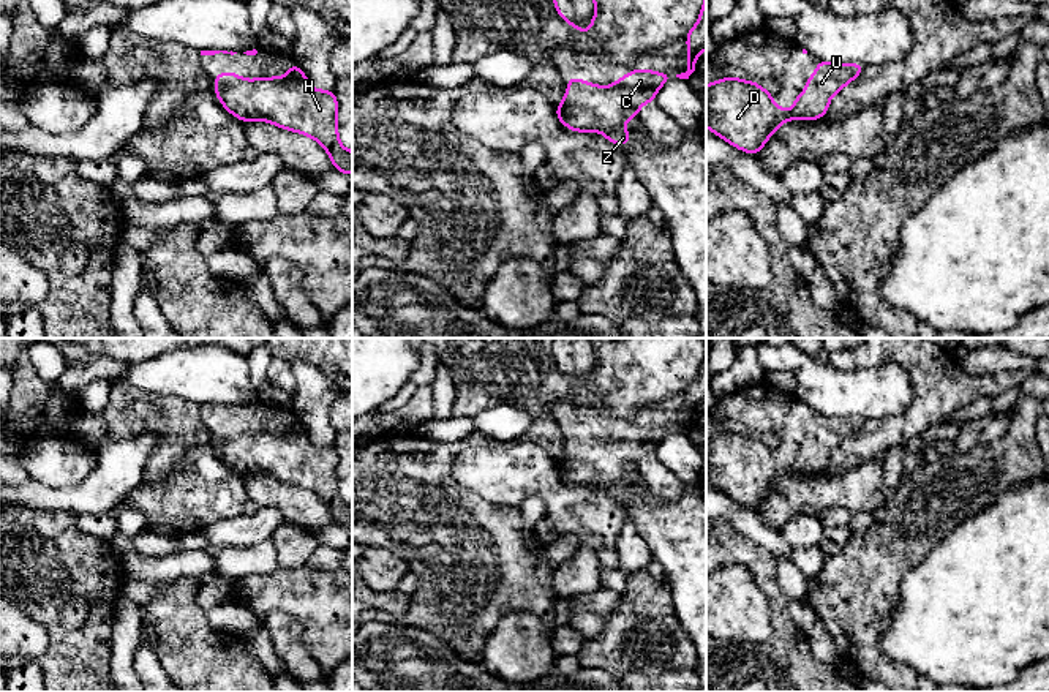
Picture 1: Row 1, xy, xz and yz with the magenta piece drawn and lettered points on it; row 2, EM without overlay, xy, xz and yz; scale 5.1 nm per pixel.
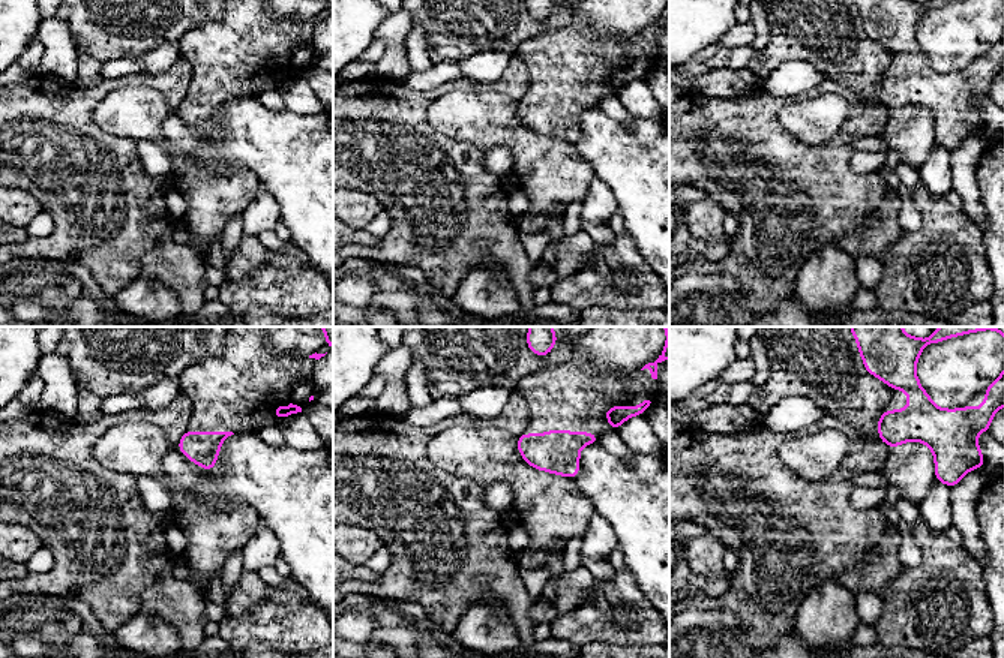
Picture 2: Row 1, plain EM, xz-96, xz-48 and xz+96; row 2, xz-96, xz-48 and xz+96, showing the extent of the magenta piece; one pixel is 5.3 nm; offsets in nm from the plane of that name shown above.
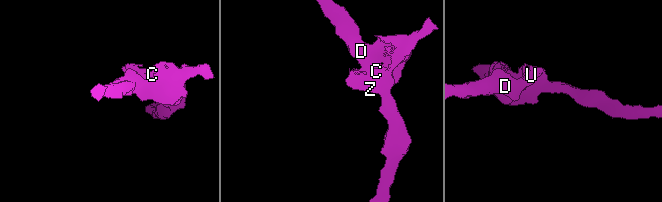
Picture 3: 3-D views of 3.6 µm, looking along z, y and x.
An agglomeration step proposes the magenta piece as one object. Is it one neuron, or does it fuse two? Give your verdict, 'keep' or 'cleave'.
keep

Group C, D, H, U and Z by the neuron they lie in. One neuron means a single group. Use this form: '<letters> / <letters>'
C D H U Z

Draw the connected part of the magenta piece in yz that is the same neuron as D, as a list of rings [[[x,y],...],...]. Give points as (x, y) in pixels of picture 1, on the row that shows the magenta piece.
[[[817,58],[817,73],[806,90],[795,96],[795,107],[784,111],[755,81],[725,77],[706,85],[706,126],[733,147],[757,155],[768,137],[788,120],[817,120],[829,100],[864,71],[863,63],[828,63]]]

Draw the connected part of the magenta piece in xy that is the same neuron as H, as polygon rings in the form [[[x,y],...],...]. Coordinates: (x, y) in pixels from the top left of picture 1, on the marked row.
[[[297,63],[280,77],[242,79],[237,73],[213,77],[223,107],[243,123],[262,120],[316,139],[330,155],[333,169],[351,175],[352,152],[338,139],[335,92],[314,90]]]

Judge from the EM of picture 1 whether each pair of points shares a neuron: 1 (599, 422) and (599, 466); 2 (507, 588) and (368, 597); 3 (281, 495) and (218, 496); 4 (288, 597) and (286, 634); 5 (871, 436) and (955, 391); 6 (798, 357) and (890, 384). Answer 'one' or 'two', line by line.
1: one
2: two
3: two
4: two
5: one
6: one

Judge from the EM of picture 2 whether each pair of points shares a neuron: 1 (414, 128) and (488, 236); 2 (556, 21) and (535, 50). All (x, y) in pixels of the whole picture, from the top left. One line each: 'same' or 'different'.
1: same
2: different

